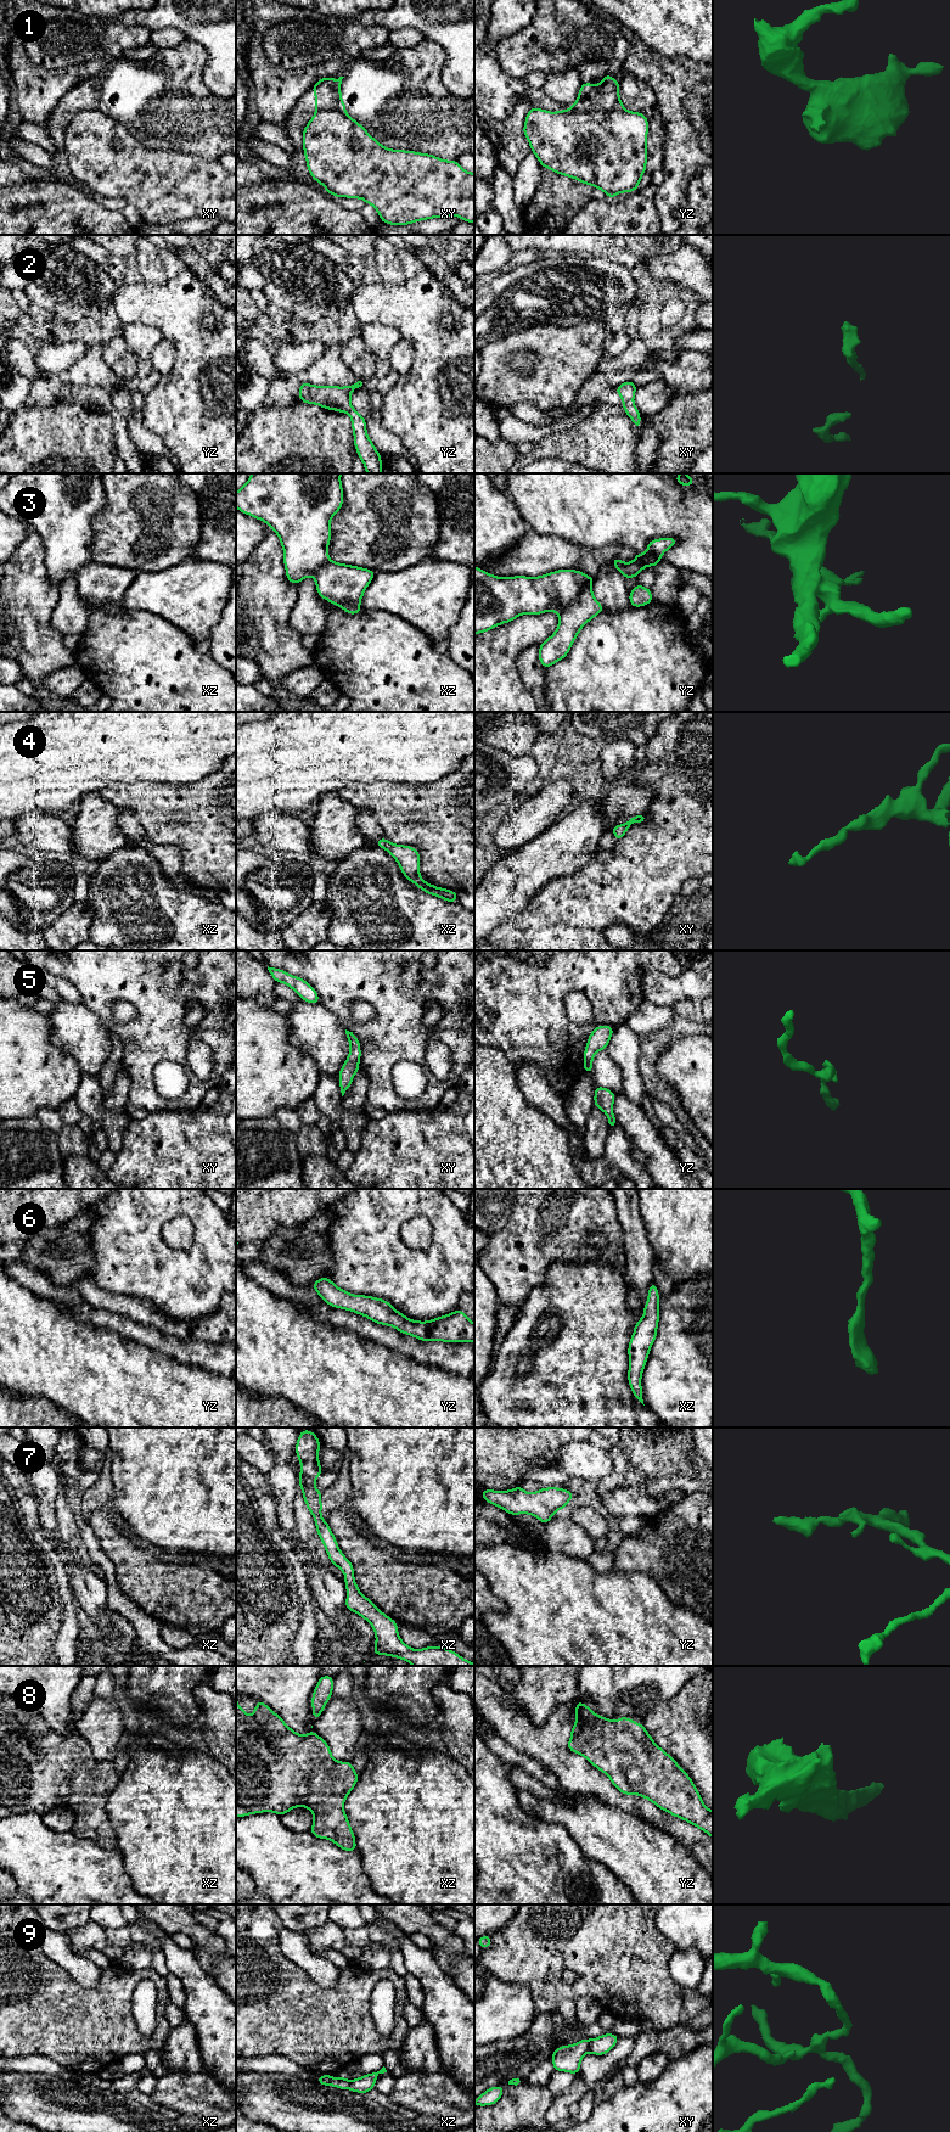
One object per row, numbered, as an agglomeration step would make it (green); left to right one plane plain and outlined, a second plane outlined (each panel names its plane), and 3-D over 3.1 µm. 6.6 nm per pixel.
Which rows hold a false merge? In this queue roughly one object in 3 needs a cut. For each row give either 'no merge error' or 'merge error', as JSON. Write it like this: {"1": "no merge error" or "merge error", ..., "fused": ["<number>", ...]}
{"1": "merge error", "2": "no merge error", "3": "merge error", "4": "no merge error", "5": "no merge error", "6": "no merge error", "7": "no merge error", "8": "no merge error", "9": "merge error", "fused": ["1", "3", "9"]}

